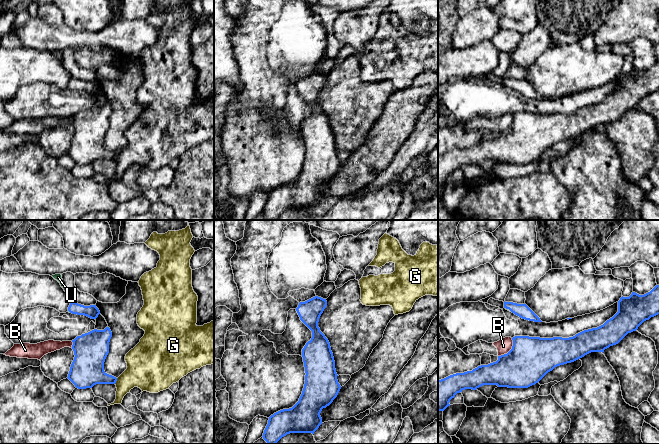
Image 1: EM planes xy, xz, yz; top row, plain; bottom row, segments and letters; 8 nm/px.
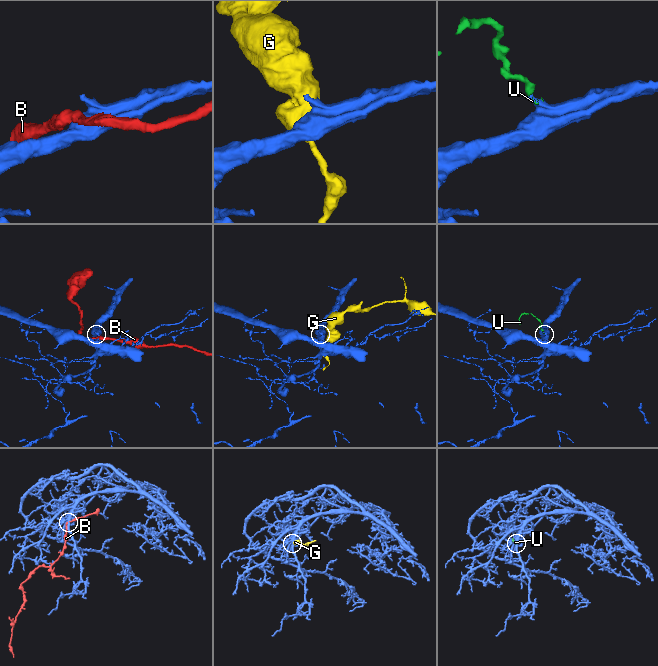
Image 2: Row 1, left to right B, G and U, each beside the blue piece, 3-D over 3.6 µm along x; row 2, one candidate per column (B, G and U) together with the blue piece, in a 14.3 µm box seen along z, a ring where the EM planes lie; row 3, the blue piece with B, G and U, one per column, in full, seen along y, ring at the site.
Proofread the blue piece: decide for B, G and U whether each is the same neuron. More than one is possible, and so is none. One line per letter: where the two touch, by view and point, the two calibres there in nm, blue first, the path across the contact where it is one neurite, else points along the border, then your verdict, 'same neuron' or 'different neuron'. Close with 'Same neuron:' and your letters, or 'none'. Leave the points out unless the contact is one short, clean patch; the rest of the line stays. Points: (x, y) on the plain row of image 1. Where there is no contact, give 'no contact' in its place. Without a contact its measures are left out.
B: contact yz (510, 126); calibres 360 and 120 nm; border yz (512, 114), (512, 123), (506, 129), (498, 132); different neuron
G: contact xy (116, 156); calibres 280 and 300 nm; border xy (117, 154), (114, 159); different neuron
U: contact yz (508, 84); calibres 110 and 20 nm; way yz (523, 87), (508, 84), (505, 84); same neuron
Same neuron: U

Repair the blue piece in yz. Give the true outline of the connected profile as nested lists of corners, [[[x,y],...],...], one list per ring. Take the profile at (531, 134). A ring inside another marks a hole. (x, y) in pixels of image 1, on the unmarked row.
[[[659,61],[650,68],[639,71],[635,68],[618,77],[618,88],[603,101],[584,106],[573,113],[540,114],[515,112],[512,125],[498,132],[496,138],[481,141],[472,147],[456,149],[438,156],[438,187],[444,187],[452,174],[465,165],[476,166],[483,161],[497,161],[508,164],[528,164],[538,159],[555,143],[574,138],[591,128],[604,128],[610,122],[618,120],[628,109],[636,107],[646,96],[659,90]]]

